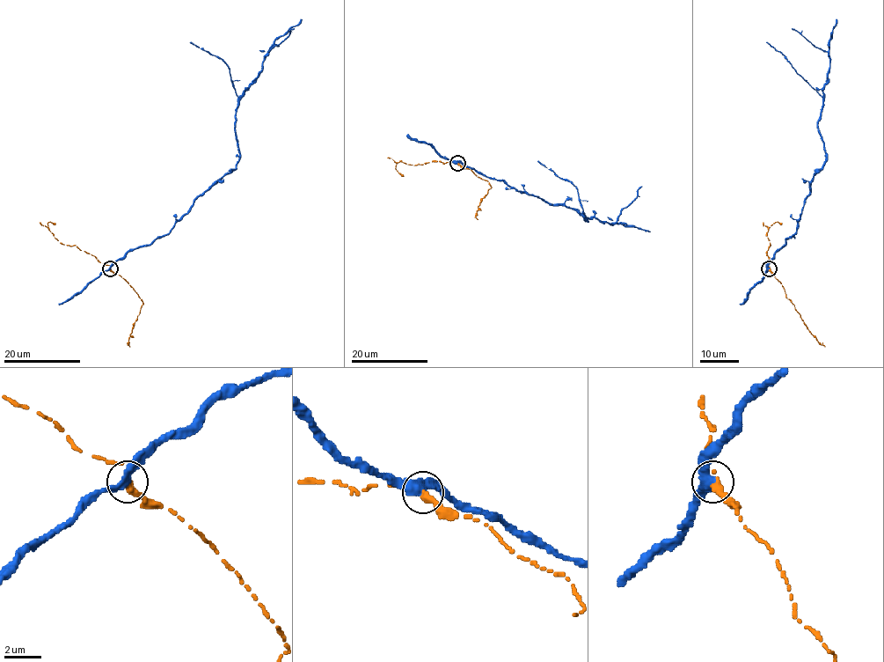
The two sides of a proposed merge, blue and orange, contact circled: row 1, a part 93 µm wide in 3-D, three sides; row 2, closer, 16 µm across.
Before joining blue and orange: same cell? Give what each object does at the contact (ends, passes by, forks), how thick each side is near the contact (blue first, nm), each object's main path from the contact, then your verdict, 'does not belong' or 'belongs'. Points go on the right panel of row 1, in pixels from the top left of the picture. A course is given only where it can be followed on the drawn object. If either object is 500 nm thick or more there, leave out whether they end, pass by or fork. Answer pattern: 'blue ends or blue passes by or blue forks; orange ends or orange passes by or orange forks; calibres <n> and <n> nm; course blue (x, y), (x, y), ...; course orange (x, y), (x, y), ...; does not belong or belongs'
blue passes by; orange ends; calibres 420 and 400 nm; course blue (769, 269), (773, 255), (795, 232), (809, 185), (825, 159), (818, 127), (829, 55), (792, 28); course orange (769, 269), (812, 334), (824, 347); does not belong

